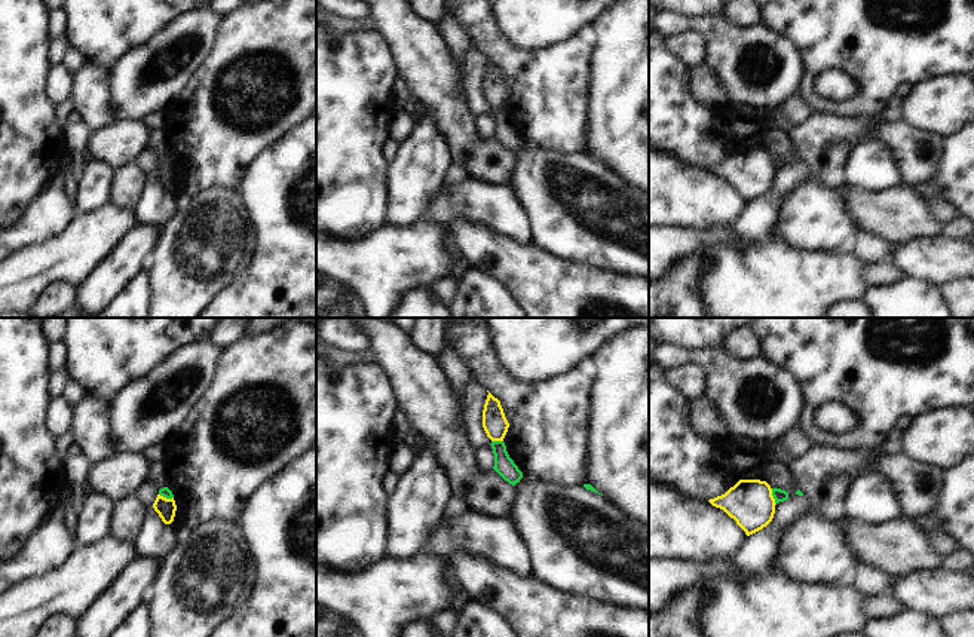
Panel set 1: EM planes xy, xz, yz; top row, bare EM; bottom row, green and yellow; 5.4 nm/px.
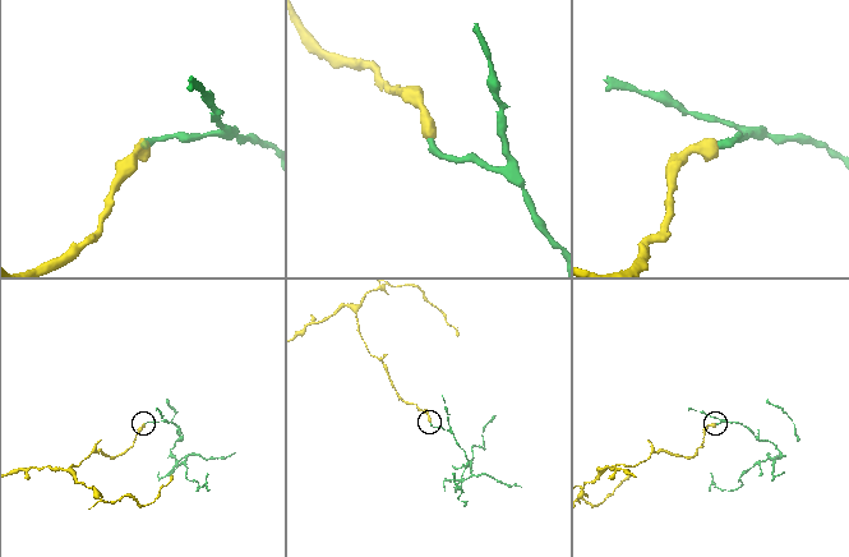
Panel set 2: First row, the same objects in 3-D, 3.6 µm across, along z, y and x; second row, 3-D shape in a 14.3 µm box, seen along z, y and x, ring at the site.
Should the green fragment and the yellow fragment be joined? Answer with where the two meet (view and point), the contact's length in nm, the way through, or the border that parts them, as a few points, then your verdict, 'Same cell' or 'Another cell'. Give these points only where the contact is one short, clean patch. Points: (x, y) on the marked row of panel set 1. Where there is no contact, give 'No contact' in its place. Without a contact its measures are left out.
Touches green at yz (772, 495). Shared border 90 nm. Boundary: yz (771, 489), (775, 504). Another cell.

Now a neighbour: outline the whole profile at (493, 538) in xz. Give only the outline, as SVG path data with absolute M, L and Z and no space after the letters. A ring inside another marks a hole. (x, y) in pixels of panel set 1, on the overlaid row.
M459 503L454 508L451 524L447 526L442 518L423 551L432 552L447 563L454 549L465 548L521 579L533 578L527 548L511 520L486 517Z

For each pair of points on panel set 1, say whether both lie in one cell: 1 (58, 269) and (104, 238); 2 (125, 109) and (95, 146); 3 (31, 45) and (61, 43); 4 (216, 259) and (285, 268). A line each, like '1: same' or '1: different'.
1: same
2: different
3: different
4: different

